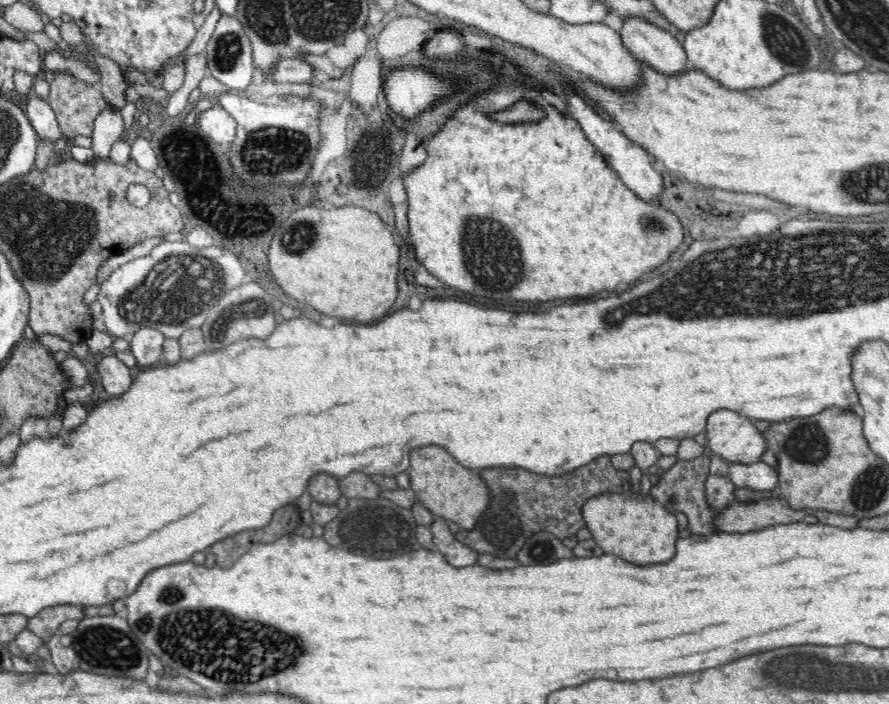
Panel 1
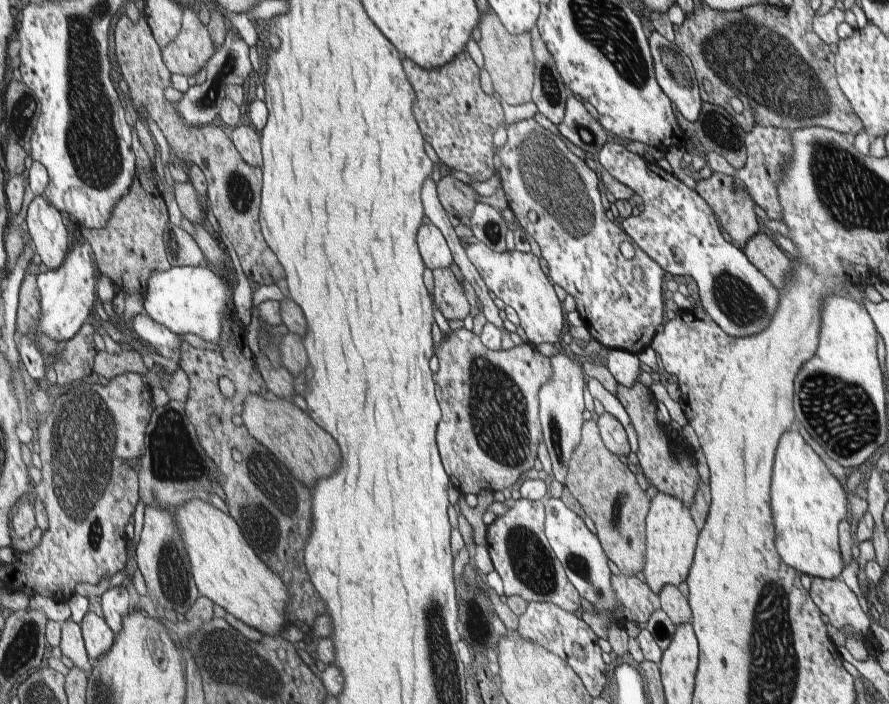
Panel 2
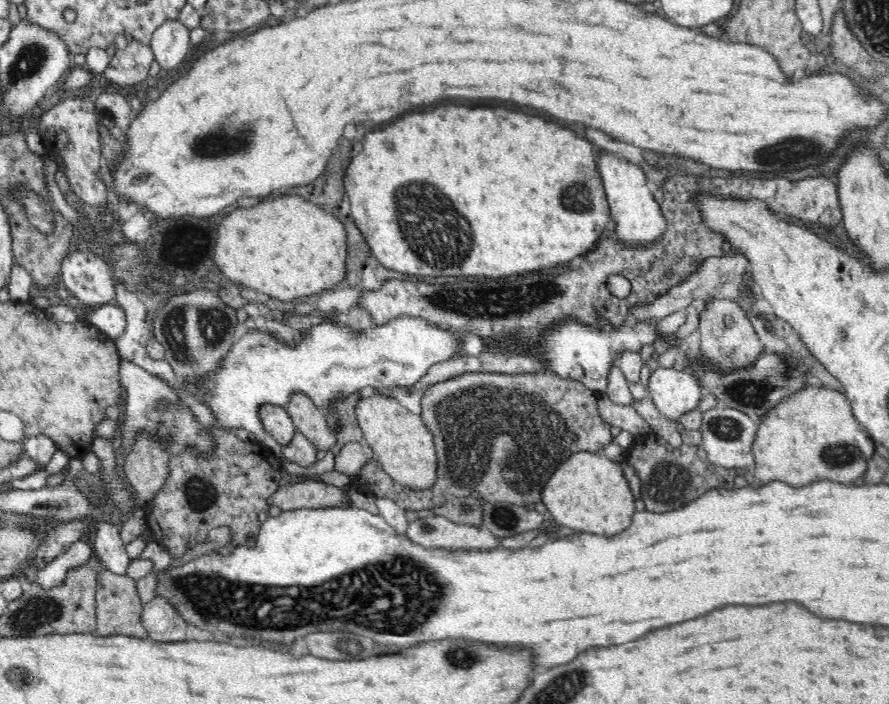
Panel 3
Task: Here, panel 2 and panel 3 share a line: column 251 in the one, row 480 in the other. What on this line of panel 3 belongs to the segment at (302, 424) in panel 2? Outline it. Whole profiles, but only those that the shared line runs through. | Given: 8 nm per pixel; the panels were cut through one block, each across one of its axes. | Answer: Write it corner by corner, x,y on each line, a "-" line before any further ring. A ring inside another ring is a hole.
378,394
364,402
360,398
356,404
360,404
356,410
358,424
362,428
366,444
372,448
376,456
376,462
390,476
394,476
394,482
398,486
430,492
430,488
434,488
438,480
438,452
434,436
430,434
430,430
426,430
422,418
414,416
398,400
386,400

